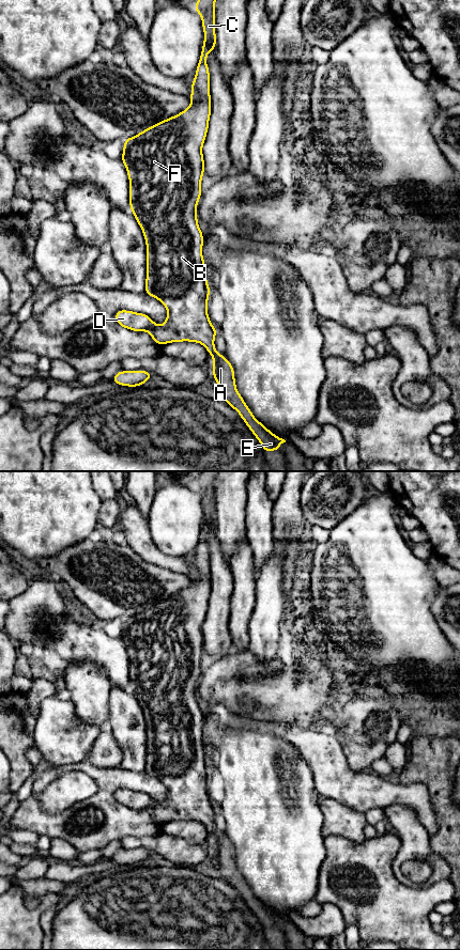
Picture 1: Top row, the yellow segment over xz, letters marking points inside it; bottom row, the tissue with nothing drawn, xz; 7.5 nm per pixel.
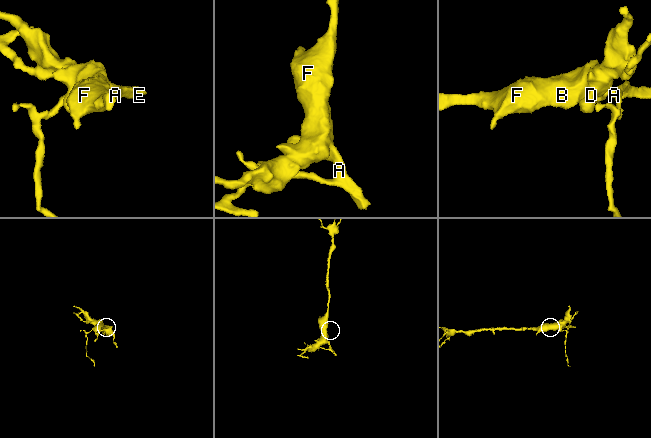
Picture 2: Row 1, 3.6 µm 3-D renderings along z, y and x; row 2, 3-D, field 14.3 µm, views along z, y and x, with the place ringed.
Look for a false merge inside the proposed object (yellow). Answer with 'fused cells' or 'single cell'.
single cell

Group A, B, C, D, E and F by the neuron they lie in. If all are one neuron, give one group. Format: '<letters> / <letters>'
A B C D E F

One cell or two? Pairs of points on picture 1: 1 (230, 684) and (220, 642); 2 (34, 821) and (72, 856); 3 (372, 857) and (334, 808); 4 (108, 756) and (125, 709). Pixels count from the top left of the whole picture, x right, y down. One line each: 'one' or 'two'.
1: two
2: two
3: two
4: two

